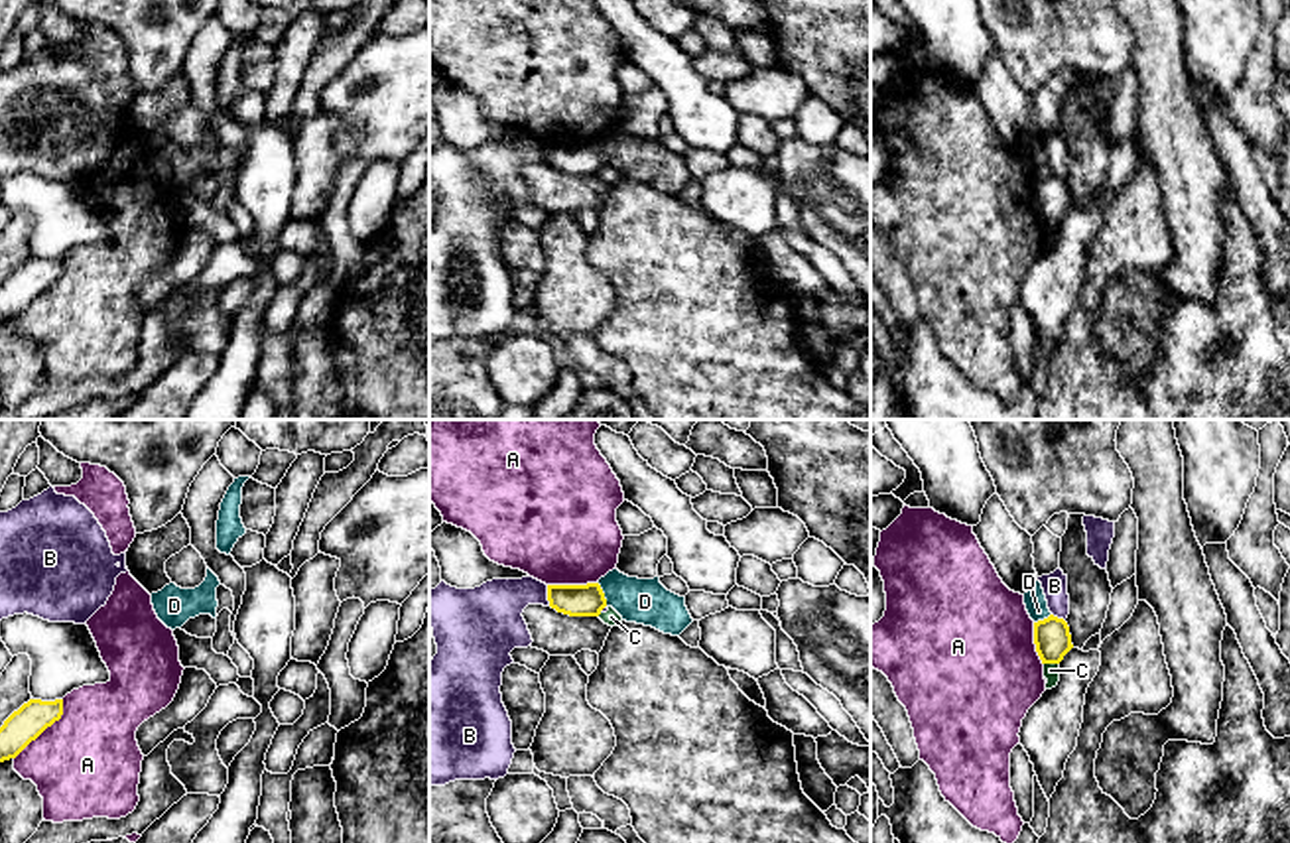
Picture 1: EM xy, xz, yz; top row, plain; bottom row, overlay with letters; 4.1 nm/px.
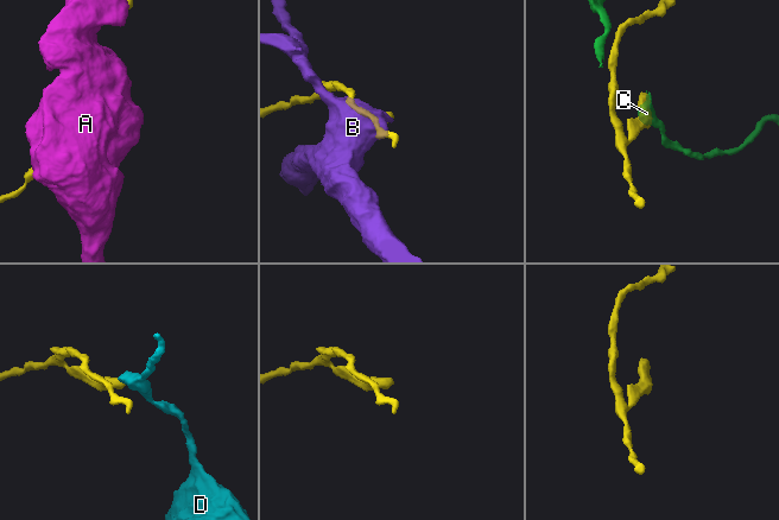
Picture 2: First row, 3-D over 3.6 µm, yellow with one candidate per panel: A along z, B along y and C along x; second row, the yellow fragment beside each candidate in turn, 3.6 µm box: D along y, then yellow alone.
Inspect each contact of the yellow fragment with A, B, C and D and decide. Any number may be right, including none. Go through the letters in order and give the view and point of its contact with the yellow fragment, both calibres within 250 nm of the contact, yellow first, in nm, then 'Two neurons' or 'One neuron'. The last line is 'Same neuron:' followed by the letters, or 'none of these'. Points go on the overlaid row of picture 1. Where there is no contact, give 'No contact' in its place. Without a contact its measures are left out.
A: Touches yellow at xy (46, 727). Thickness 140 nm (yellow) against 440 nm. Two neurons
B: Touches yellow at xz (548, 595). Thickness 130 nm (yellow) against 260 nm. Two neurons
C: Touches yellow at yz (1052, 662). Thickness 150 nm (yellow) against 60 nm. Two neurons
D: Touches yellow at xz (603, 593). Thickness 130 nm (yellow) against 190 nm. Two neurons
Same neuron: none of these

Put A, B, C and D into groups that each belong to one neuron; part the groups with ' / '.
A / B C / D

